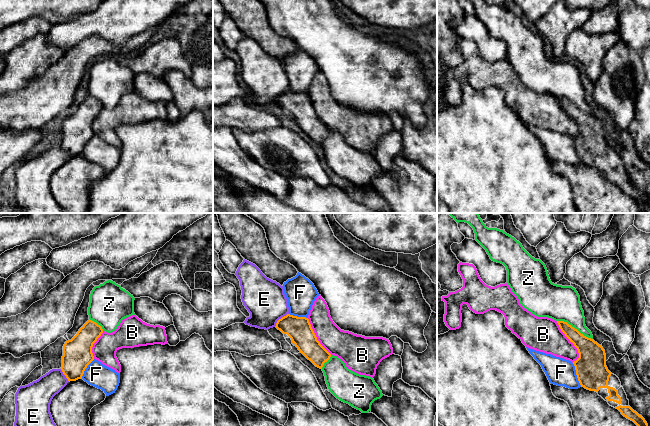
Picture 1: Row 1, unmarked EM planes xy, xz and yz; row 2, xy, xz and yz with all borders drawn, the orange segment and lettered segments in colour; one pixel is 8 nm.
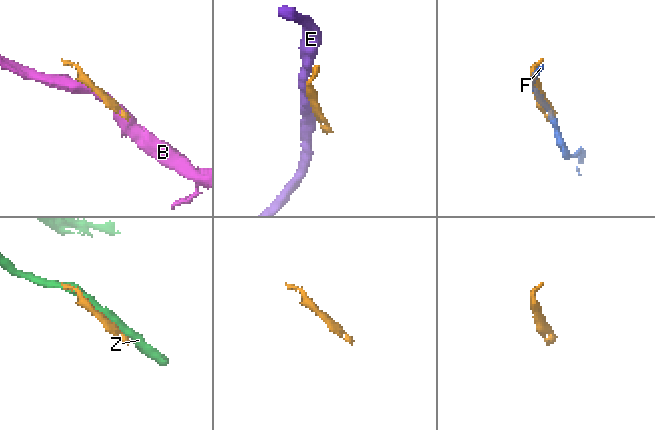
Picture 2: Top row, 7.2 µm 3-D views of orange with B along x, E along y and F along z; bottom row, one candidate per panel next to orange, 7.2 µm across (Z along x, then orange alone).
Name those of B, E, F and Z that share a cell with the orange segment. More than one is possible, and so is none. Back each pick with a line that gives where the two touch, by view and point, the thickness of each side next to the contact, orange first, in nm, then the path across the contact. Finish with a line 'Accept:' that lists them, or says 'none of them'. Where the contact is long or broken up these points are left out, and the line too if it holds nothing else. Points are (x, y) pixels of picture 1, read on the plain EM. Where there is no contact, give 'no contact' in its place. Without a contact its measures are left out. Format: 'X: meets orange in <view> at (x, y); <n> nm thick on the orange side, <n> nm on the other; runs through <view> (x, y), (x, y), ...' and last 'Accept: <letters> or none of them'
Accept: none of them

